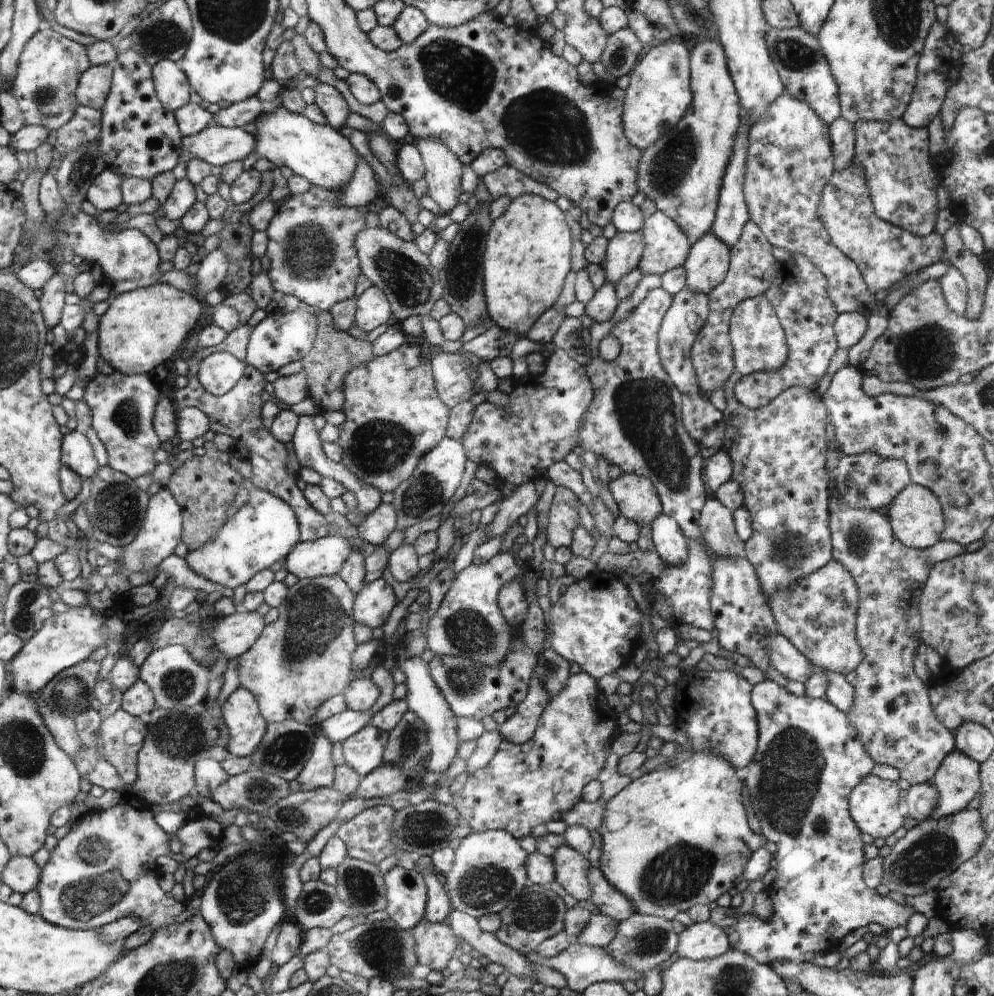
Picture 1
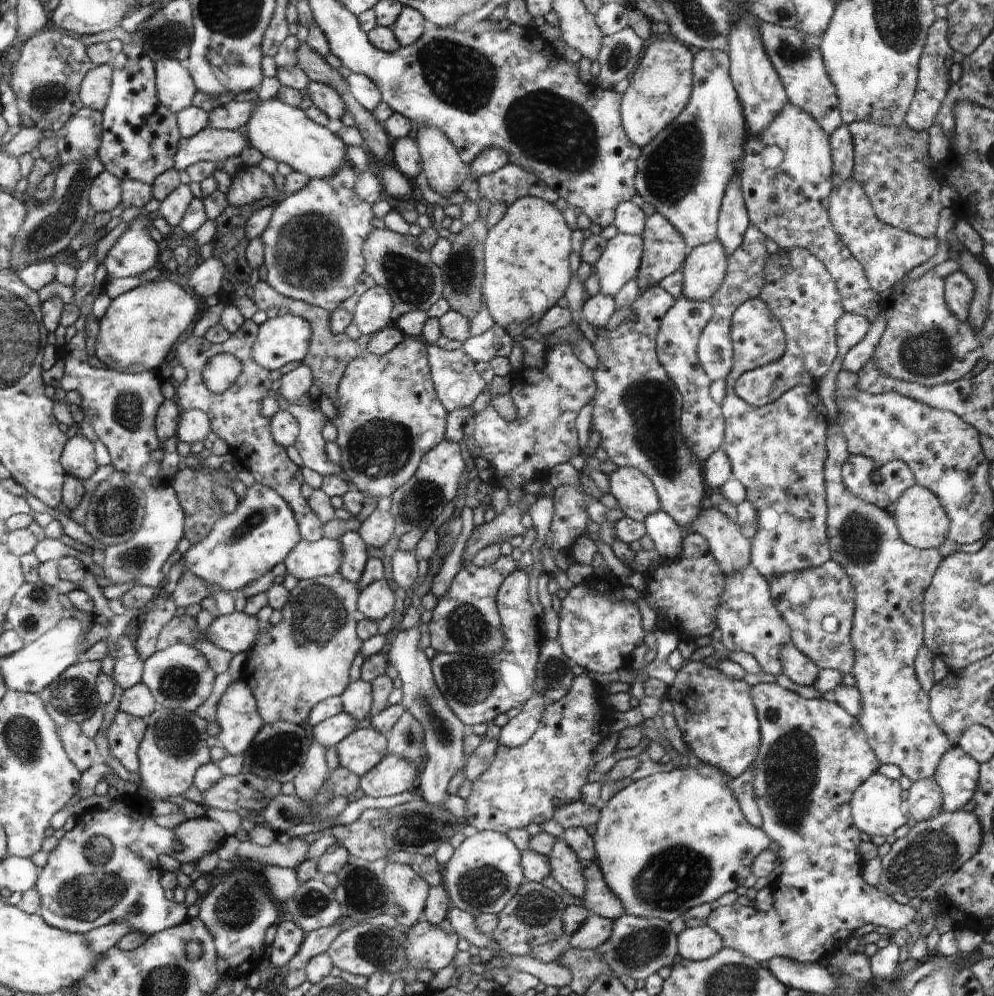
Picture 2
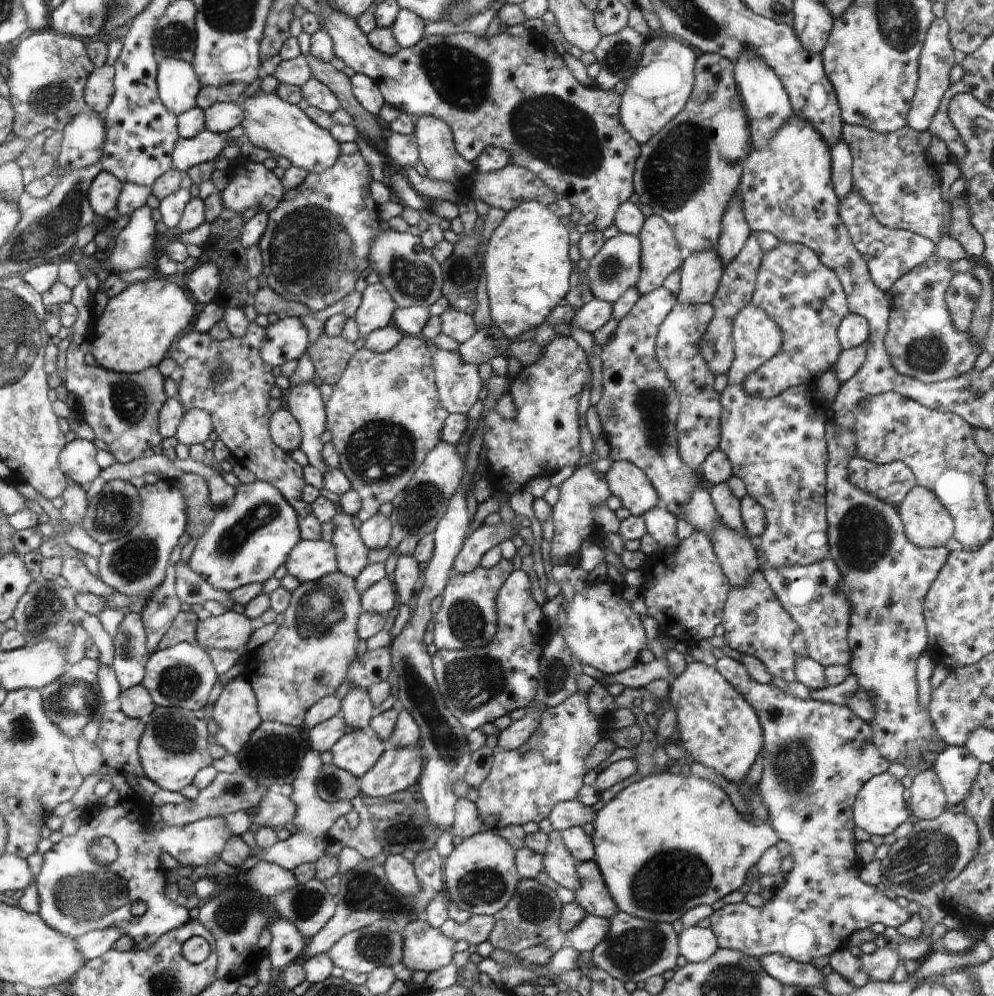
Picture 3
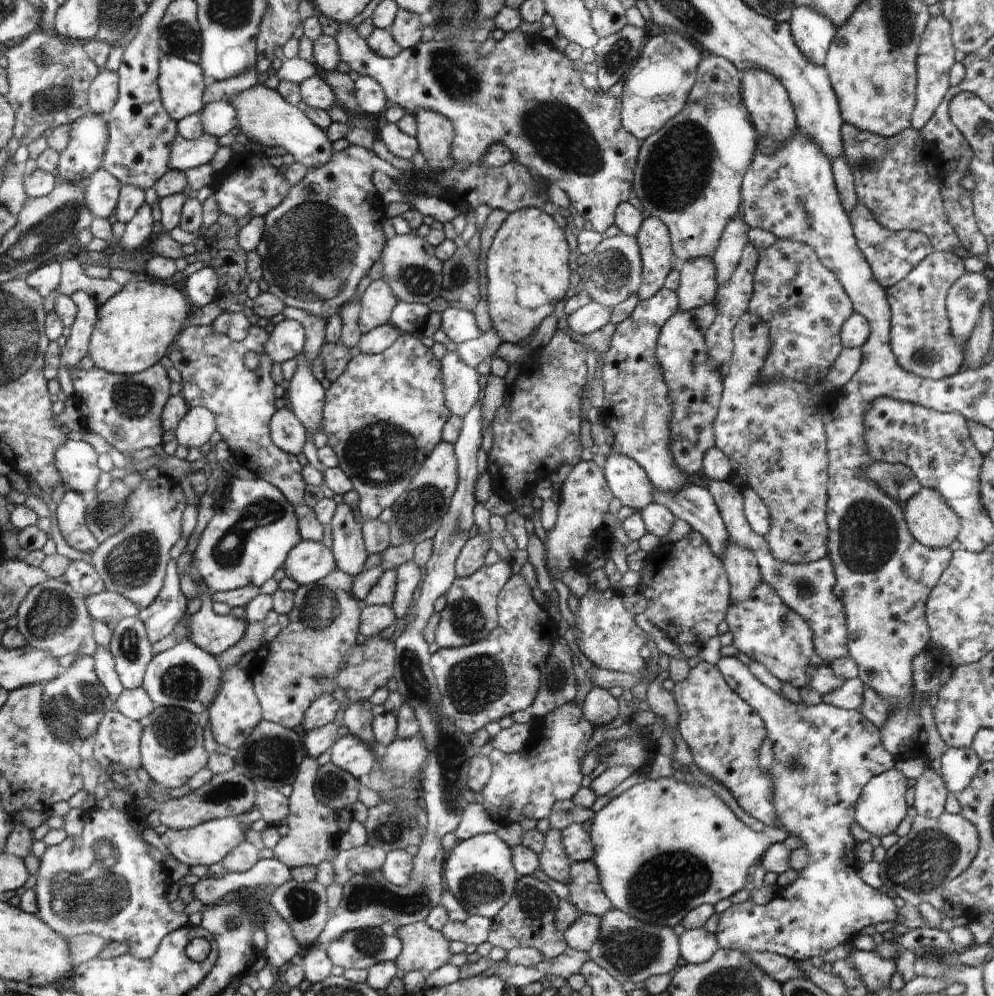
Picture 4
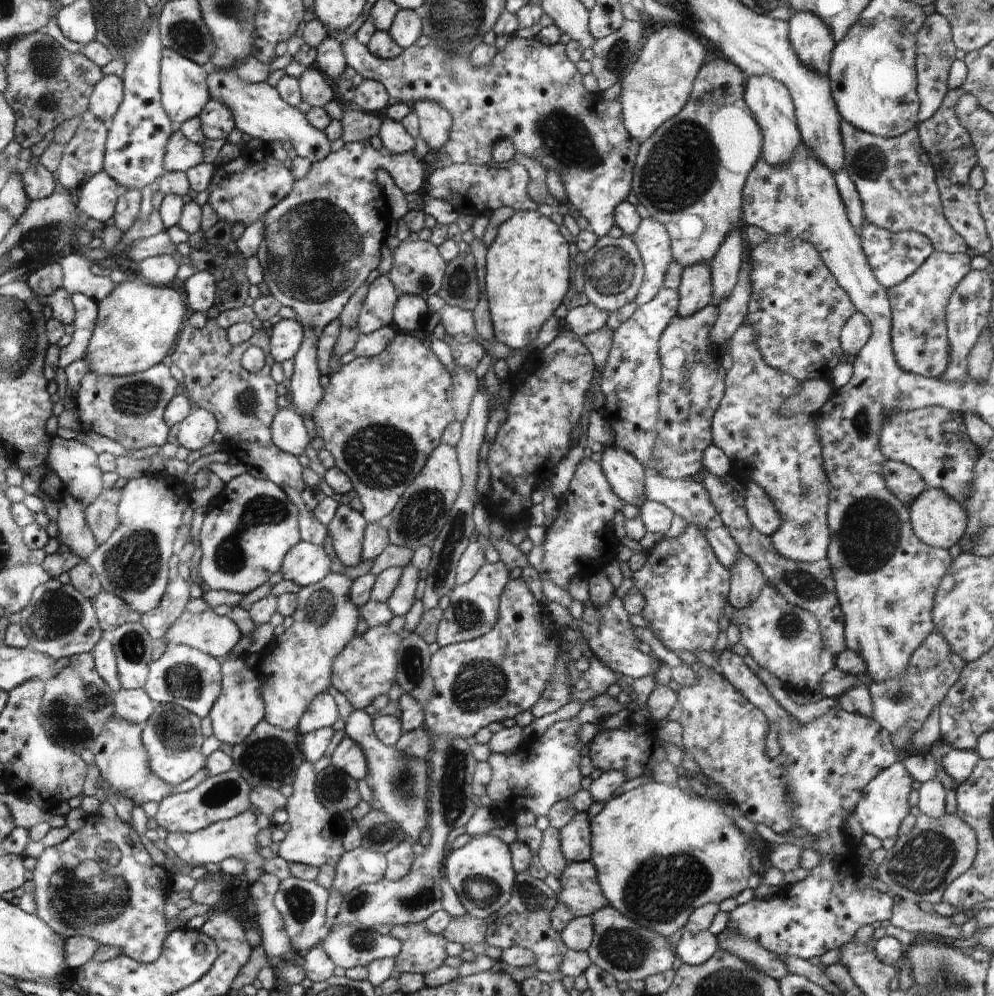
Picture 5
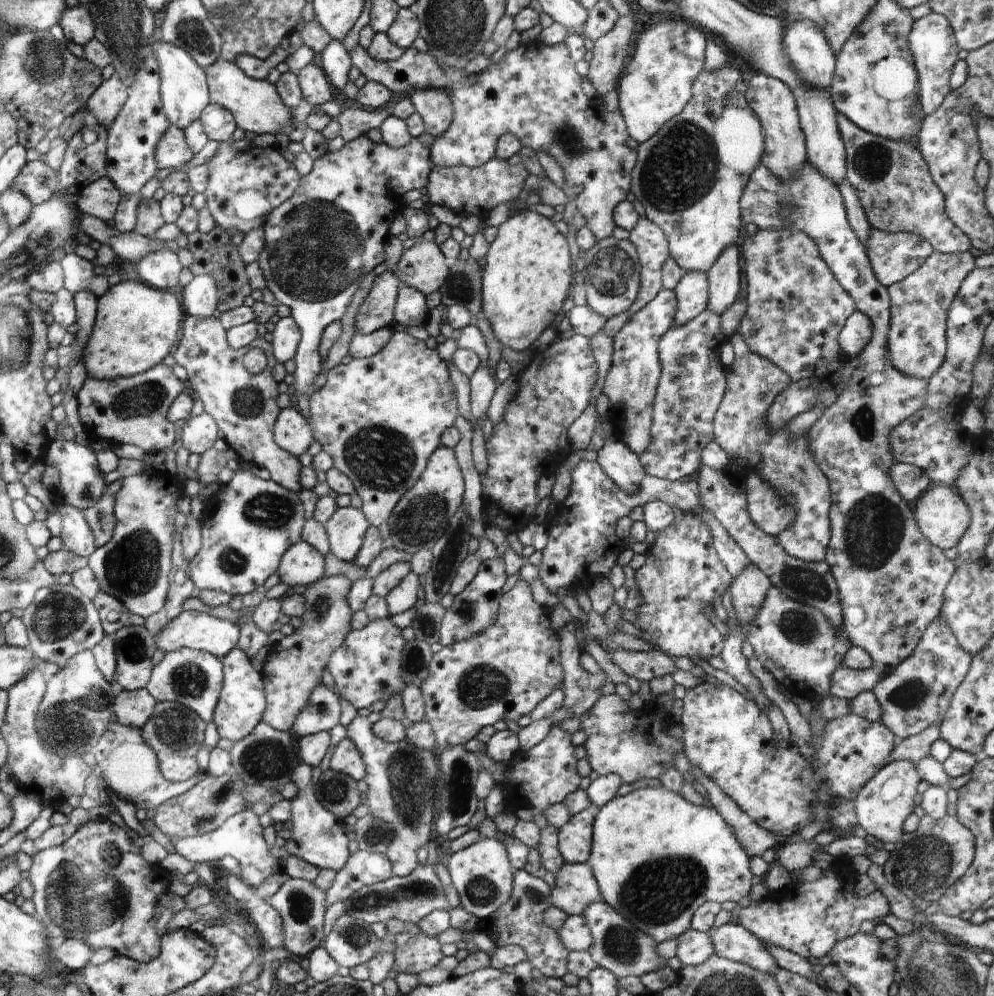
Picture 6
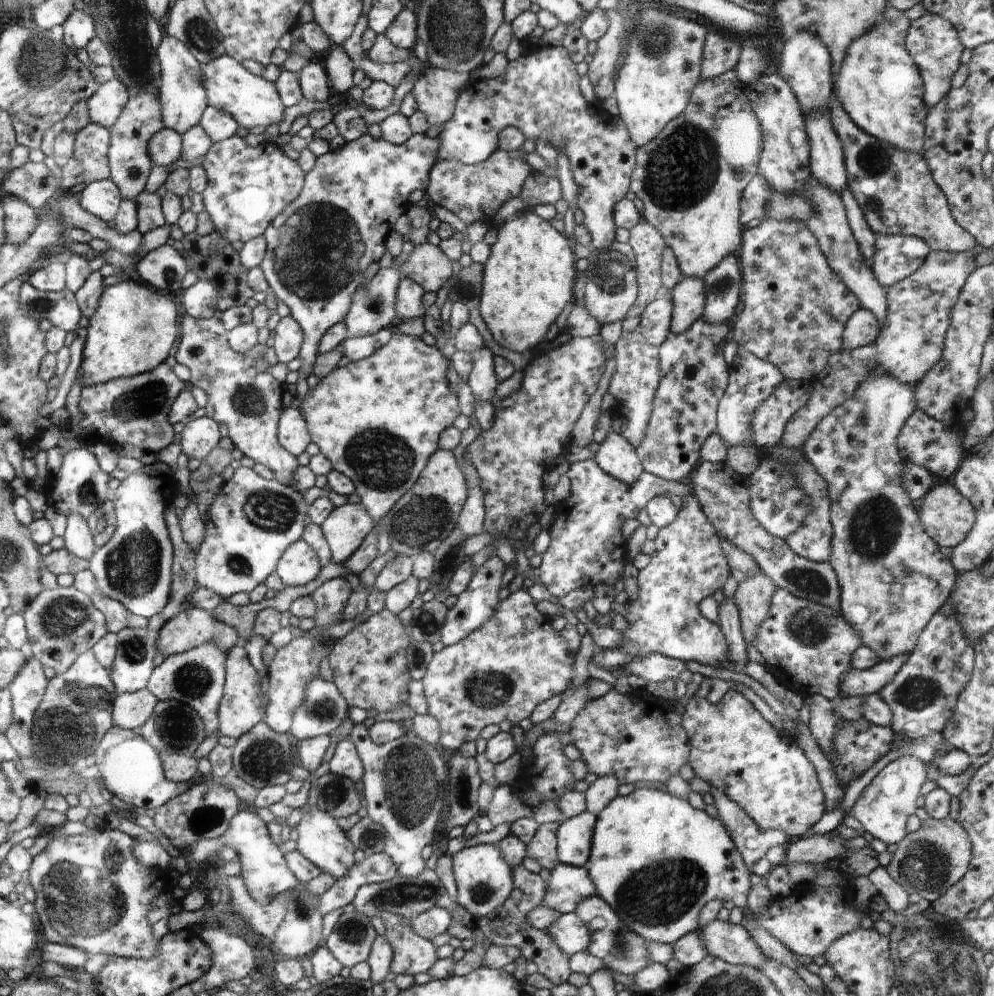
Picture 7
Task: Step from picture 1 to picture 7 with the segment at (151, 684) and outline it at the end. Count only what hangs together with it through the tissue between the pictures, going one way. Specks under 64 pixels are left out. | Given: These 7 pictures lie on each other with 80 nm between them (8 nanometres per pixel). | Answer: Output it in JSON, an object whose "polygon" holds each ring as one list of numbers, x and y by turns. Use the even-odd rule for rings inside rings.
{"polygon":[[213,643,204,644,187,652,166,657,155,669,151,683,147,685,158,701,174,700,190,705,207,726,207,734,219,731,219,705,224,686,224,662,227,651,215,647]]}

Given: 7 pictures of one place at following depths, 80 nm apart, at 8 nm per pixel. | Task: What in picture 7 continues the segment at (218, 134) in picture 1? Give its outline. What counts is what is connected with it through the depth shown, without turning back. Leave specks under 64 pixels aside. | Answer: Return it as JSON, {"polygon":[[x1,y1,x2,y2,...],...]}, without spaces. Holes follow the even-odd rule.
{"polygon":[[165,126,163,131,151,140,150,154,154,166,162,166,162,168,182,160,184,158,183,135]]}

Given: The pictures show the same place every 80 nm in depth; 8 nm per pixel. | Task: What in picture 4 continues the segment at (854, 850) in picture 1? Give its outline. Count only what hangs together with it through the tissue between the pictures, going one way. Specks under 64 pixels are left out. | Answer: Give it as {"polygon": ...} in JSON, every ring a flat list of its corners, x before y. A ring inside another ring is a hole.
{"polygon":[[735,656,721,657,716,666,719,668,720,672,724,672,724,676,728,676,727,683,731,685,731,687,735,689,735,691,739,693,739,695,743,697,743,699,747,701,757,713,759,713,766,725,767,737,774,743,775,756,771,762,769,771,772,771,775,774,775,796,773,799,775,800,777,819,779,820,777,826,786,830,788,836,798,836,803,842,802,847,805,847,806,850,808,850,809,855,807,866,801,871,798,871,798,878,796,878,796,880,789,886,779,888,778,893,767,904,758,905,750,899,744,903,733,904,723,913,719,914,720,919,715,933,719,948,734,949,743,954,752,951,768,951,779,954,780,956,788,957,795,962,808,962,808,958,817,956,821,959,828,950,836,948,838,944,846,944,854,934,858,934,862,928,866,928,866,926,870,926,870,924,894,922,898,919,898,908,894,905,893,896,891,894,882,893,880,889,868,886,868,884,860,878,858,868,861,864,857,860,856,854,854,854,856,842,854,842,854,838,852,838,852,834,850,834,850,825,852,824,852,820,854,820,854,806,857,806,857,802,862,796,863,788,872,778,874,778,874,776,890,771,896,764,895,756,892,756,892,753,884,748,883,742,881,741,879,726,873,725,872,721,868,720,868,717,865,717,862,712,849,711,840,707,835,707,834,705,829,705,828,703,821,702,818,705,811,705,809,707,804,706,803,708,798,708,798,705,803,705,803,703,796,704,790,702,791,704,789,704,784,696,780,696,779,694,772,692,767,686,764,686,764,684,762,684,762,682,748,670,748,666]]}

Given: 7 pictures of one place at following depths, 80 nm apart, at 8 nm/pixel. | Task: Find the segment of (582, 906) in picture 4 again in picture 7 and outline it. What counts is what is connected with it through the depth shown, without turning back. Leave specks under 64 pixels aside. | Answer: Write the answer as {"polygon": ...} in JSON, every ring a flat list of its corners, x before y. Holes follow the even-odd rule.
{"polygon":[[559,863,550,874,547,880,547,890,543,901,543,906,557,911,560,914,572,913,576,911,576,906,588,896,595,894,595,884,587,872,588,867,574,867]]}

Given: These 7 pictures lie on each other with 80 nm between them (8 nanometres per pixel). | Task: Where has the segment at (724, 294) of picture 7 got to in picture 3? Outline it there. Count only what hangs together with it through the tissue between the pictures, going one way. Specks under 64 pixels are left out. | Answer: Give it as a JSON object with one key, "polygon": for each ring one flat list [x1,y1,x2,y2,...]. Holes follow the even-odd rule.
{"polygon":[[732,197,727,205,727,211,722,217,722,230,715,251,719,254,724,268,743,250,751,236,751,227,746,224,743,212,742,197]]}

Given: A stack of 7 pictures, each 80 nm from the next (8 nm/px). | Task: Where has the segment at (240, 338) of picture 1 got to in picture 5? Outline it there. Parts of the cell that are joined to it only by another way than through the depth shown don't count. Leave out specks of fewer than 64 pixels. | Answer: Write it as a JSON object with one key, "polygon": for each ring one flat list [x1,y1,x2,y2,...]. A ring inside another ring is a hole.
{"polygon":[[207,319,203,328,195,328,188,323,170,358,184,372,186,396,194,400,200,409,216,415,216,420,220,421,224,451,246,466,261,470,266,478,283,488,299,508,299,532,302,540,323,547,328,538,327,527,302,502,305,481,302,480,302,466,296,456,286,454,271,439,271,424,279,410,276,406,276,384,270,376,275,360,270,354,271,339,265,333,263,329,256,329,252,338,234,346,228,342,227,332,217,325,215,319],[252,345,259,346,265,352,265,366,256,373,248,372,241,363,243,352]]}

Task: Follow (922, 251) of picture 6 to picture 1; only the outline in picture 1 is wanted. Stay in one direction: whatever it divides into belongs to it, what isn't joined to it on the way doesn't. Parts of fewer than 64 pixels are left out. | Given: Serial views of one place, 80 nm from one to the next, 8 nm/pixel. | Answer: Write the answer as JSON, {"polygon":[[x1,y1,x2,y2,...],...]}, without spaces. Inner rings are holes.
{"polygon":[[855,161,842,172,834,172,831,181,823,189,819,217,831,236,831,243,855,262,873,296,944,259,944,236,936,232,927,236,915,236,906,229,881,220,874,213,868,191,867,173,864,172,863,166]]}

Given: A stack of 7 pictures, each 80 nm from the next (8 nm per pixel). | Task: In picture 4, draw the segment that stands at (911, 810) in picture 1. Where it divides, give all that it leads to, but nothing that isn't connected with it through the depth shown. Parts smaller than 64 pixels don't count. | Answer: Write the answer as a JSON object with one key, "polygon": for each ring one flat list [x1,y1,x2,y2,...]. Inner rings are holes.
{"polygon":[[931,768,928,769,914,784,914,808,923,817,939,817,944,810,948,790,941,776]]}

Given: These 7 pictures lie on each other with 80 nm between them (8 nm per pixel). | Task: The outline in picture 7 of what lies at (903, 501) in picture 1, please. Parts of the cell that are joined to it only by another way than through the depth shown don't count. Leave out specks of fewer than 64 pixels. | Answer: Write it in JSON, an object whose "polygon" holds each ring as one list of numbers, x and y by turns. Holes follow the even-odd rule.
{"polygon":[[940,484,940,486,933,487,924,496,924,502,920,508,920,520,923,521,923,528,928,536,940,547,952,549,958,547,967,539,977,517,978,511,971,502,954,485,950,484]]}

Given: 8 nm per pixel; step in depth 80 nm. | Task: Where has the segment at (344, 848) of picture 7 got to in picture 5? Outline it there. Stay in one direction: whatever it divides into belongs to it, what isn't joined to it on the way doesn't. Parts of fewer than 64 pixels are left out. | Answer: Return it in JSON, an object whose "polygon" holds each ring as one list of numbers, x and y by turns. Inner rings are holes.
{"polygon":[[302,761,294,777,292,795,287,798,288,824,290,830,281,841,278,856,288,863,302,863,315,867,332,865,334,868,346,852,342,846,341,832,335,828,334,814,318,802,314,792,317,772,310,761]]}

